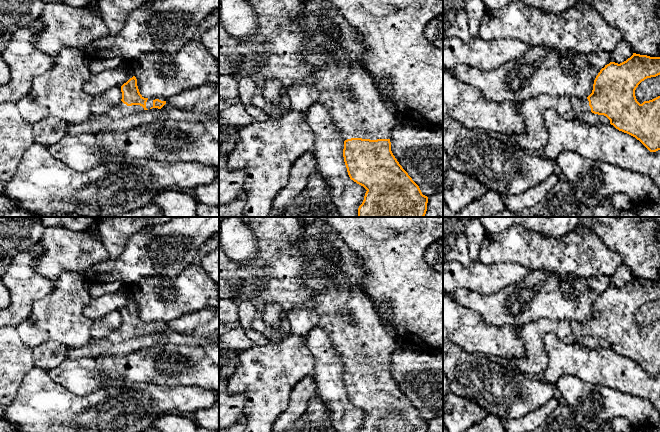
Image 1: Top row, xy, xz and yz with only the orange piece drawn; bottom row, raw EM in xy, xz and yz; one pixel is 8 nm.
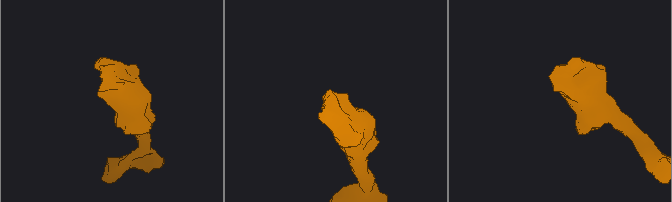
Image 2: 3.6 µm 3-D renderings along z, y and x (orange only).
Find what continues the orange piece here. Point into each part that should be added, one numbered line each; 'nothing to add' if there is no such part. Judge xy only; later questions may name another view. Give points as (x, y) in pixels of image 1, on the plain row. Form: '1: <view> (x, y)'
1: xy (112, 337)

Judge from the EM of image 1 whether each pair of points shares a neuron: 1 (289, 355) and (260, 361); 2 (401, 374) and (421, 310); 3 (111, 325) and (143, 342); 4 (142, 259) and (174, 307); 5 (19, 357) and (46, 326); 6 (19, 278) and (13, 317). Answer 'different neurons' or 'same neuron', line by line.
1: same neuron
2: different neurons
3: different neurons
4: different neurons
5: different neurons
6: same neuron

